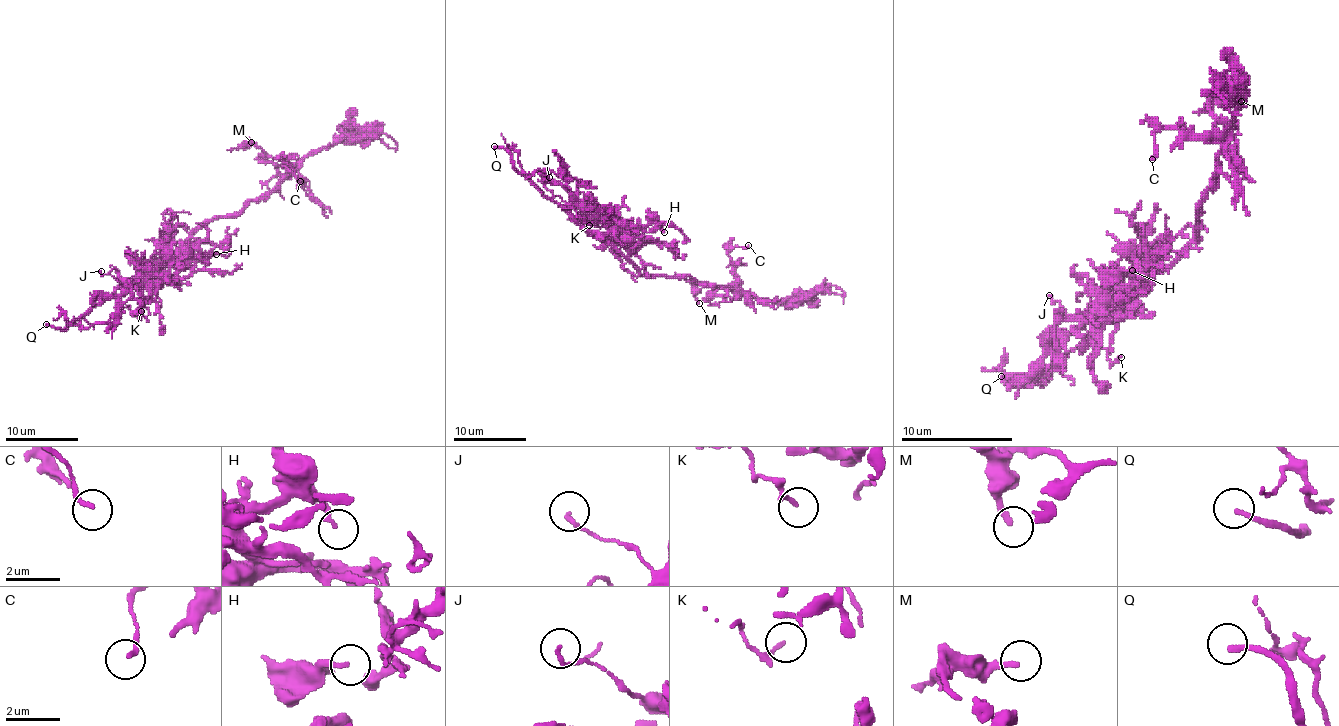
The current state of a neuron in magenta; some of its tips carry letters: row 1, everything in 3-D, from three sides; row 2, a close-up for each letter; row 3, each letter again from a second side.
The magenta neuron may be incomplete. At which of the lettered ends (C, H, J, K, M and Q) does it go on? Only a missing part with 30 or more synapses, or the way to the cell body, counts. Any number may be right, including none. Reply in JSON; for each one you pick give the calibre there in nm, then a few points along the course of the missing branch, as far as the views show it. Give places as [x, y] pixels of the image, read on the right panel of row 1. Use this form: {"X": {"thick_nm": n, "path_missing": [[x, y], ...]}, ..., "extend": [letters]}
{"Q": {"thick_nm": 170, "path_missing": [[1001, 376], [1024, 379], [1076, 343], [1118, 326], [1154, 298], [1182, 287], [1224, 254]]}, "extend": ["Q"]}

